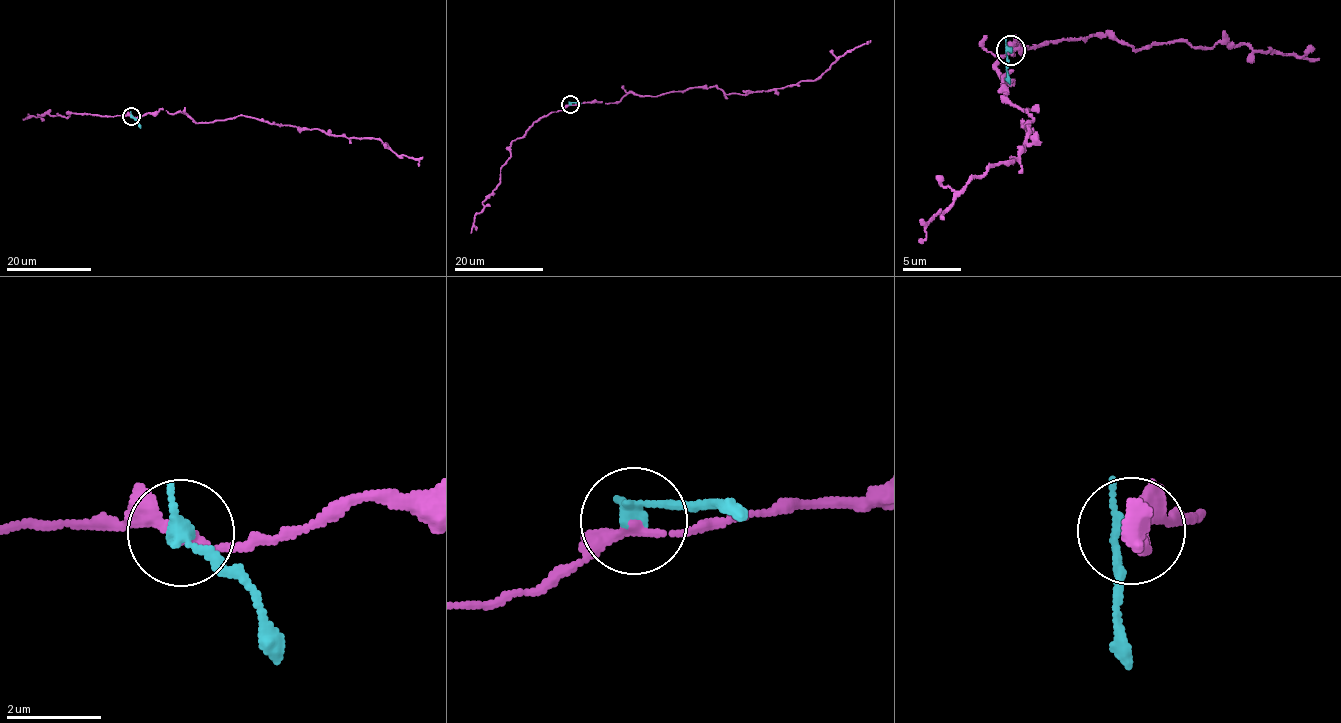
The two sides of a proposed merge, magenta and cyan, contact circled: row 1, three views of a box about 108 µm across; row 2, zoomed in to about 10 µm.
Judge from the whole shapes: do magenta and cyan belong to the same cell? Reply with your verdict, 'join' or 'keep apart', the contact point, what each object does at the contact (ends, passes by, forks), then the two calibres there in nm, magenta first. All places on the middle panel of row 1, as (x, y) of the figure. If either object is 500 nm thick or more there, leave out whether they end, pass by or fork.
keep apart | (570, 104) | magenta passes by | cyan ends | 200/360 nm

